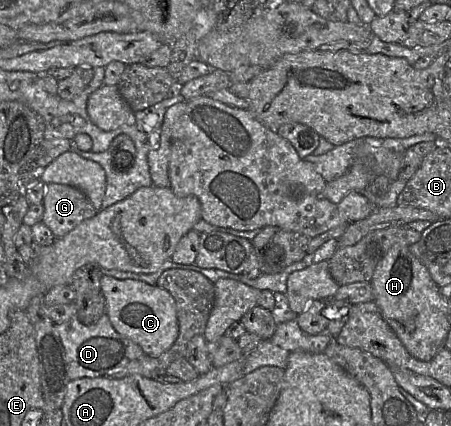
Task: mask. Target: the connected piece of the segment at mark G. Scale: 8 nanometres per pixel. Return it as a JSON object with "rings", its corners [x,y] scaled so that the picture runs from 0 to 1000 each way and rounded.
{"rings":[[[113,430],[102,434],[95,465],[95,521],[126,559],[135,559],[162,540],[182,519],[200,514],[215,502],[200,467],[173,441],[149,432]]]}

